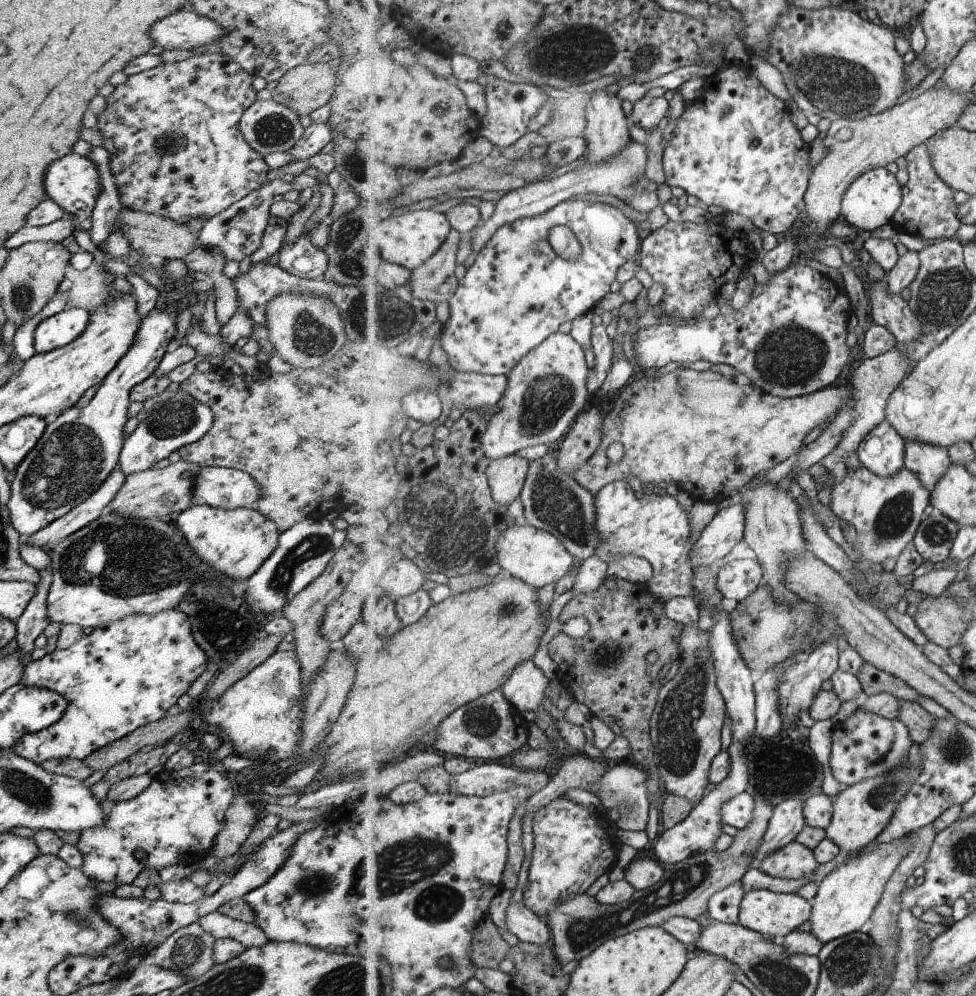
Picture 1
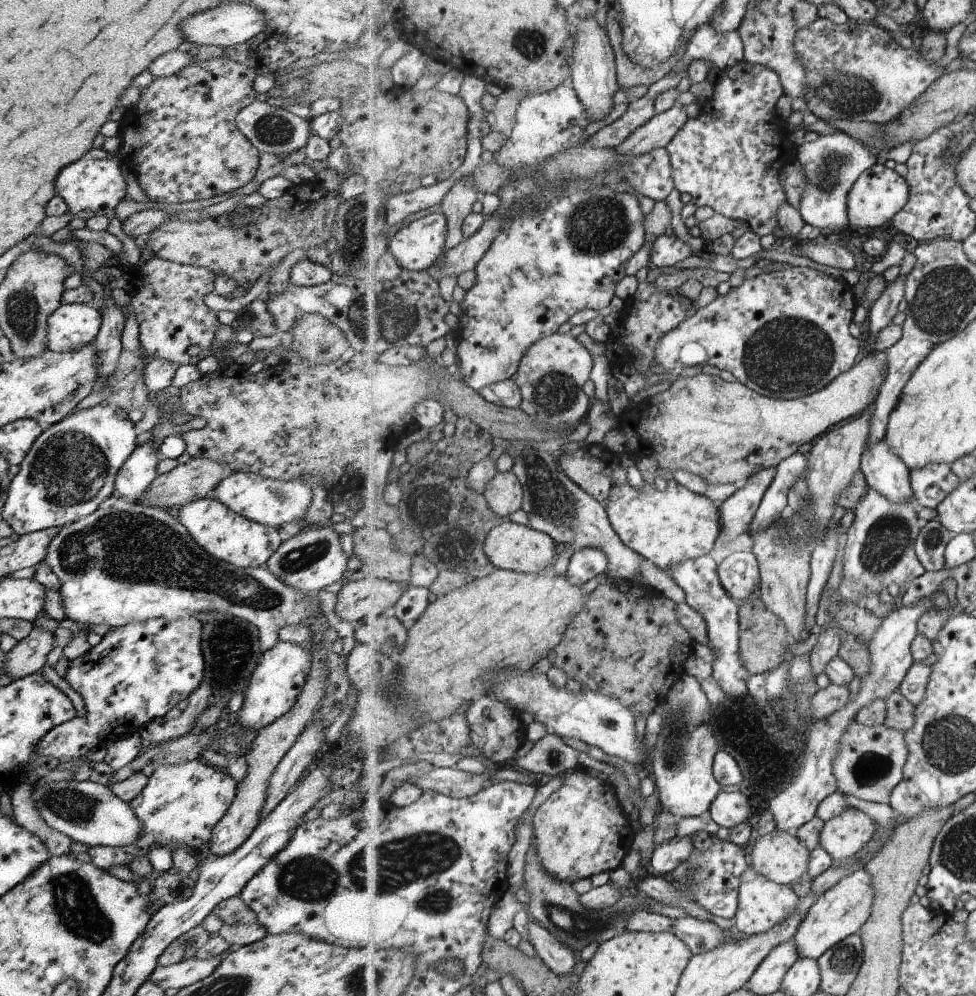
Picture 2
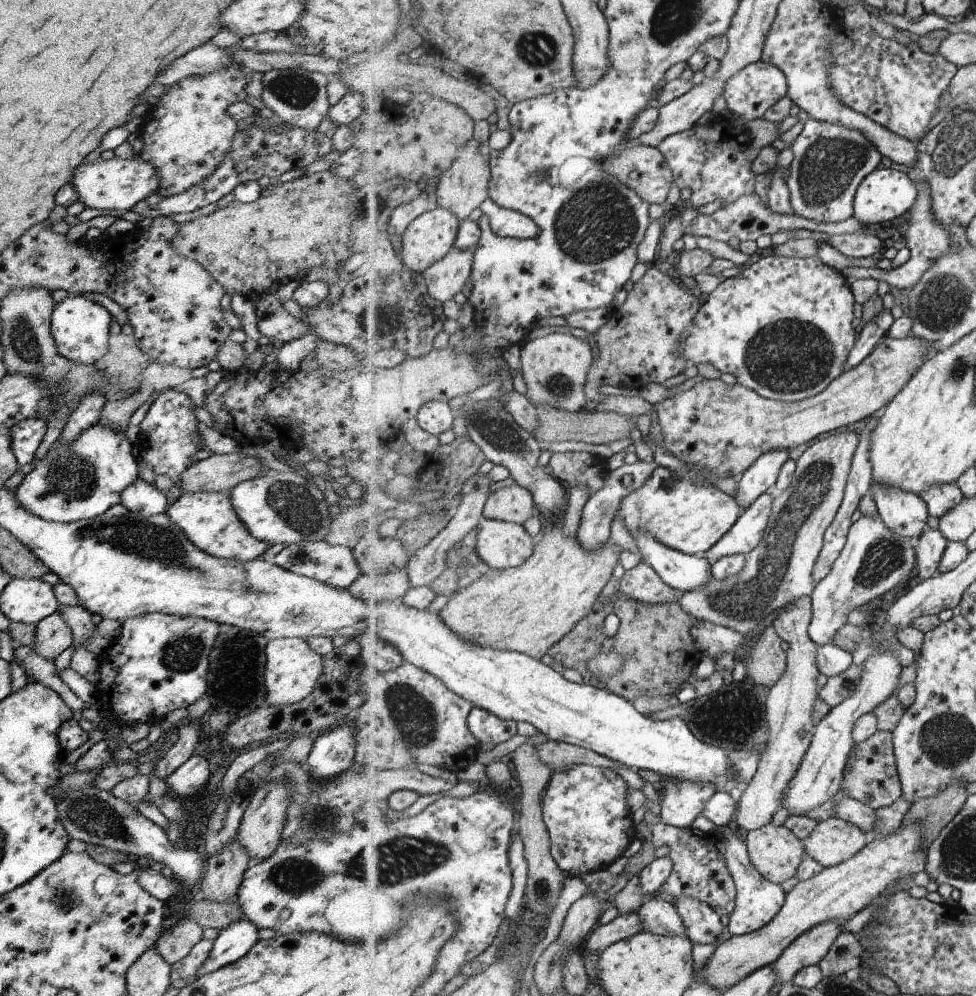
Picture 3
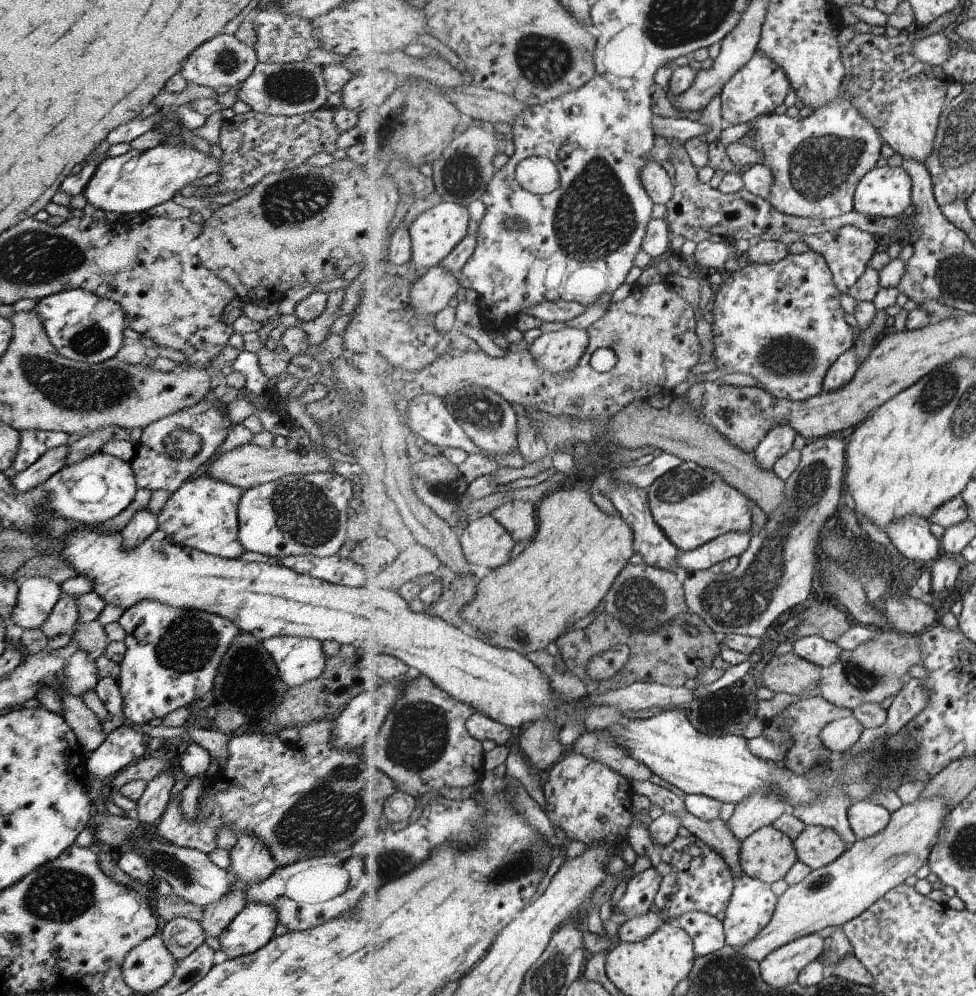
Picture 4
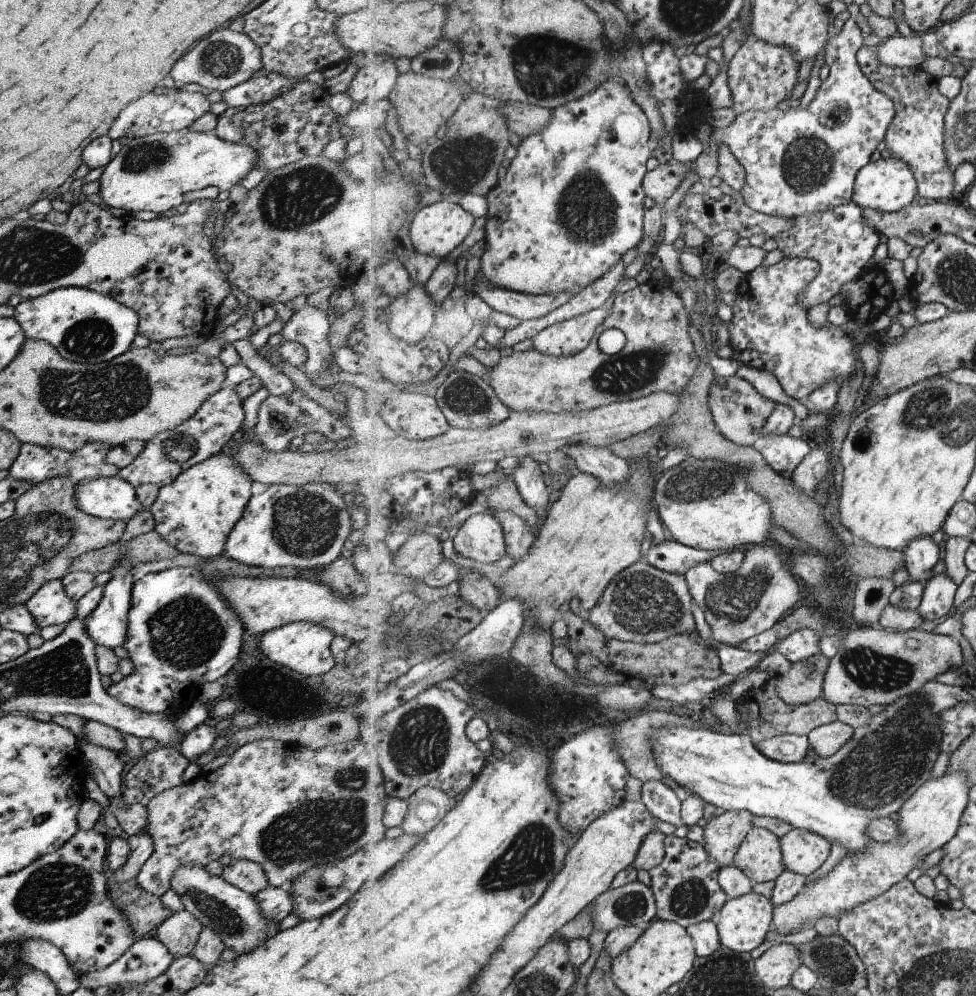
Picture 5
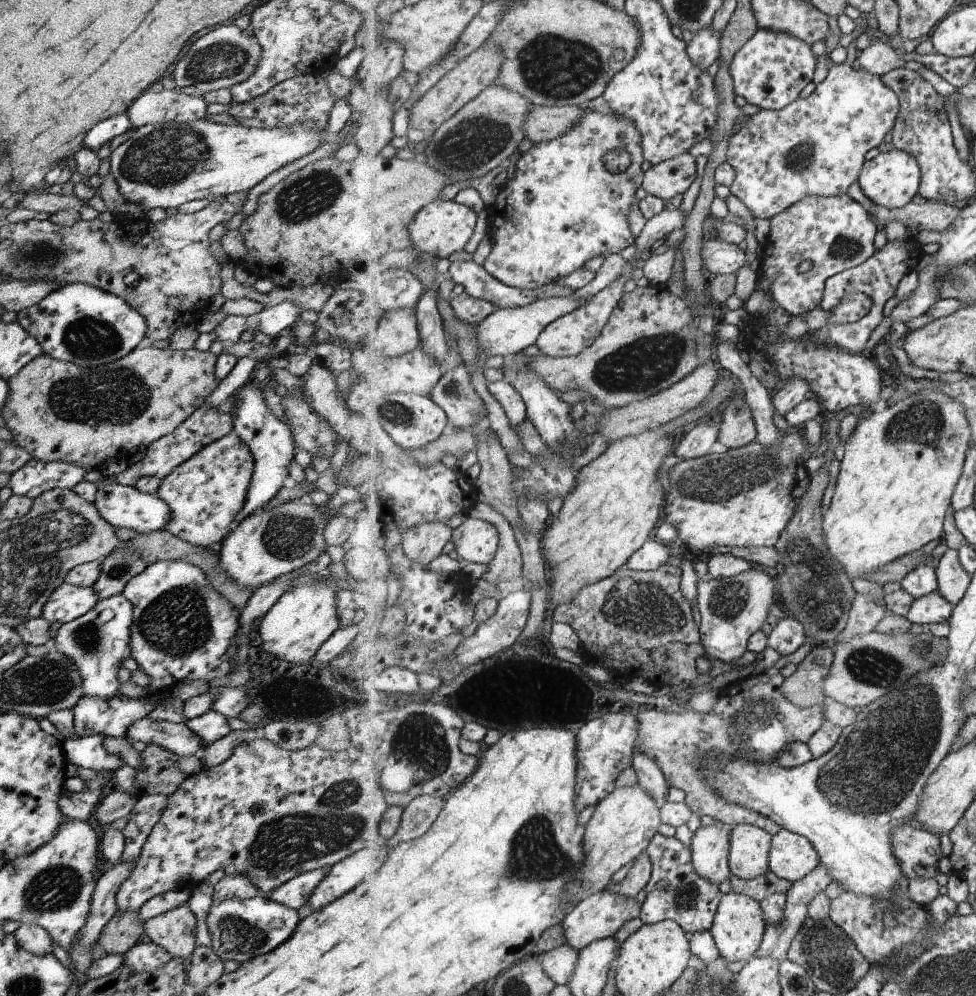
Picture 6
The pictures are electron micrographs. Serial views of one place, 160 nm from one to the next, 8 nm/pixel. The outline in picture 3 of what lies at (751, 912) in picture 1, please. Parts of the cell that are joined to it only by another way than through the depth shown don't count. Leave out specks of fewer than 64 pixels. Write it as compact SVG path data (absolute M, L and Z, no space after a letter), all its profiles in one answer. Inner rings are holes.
M734 825L719 827L717 833L723 836L725 844L725 862L735 882L737 890L737 903L735 911L730 915L728 930L732 936L749 934L759 931L770 924L782 911L786 904L787 892L780 883L773 883L766 880L759 874L758 869L751 864L750 853L746 846L745 837Z

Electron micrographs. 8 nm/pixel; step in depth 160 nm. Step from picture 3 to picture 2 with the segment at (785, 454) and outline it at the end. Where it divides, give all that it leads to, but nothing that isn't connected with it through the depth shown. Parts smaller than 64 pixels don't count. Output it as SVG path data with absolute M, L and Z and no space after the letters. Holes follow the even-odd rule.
M763 468L762 472L757 472L751 479L747 480L747 486L739 488L730 498L720 504L723 513L723 532L721 536L725 540L735 540L741 534L747 533L753 516L761 505L764 492L772 484L776 469Z

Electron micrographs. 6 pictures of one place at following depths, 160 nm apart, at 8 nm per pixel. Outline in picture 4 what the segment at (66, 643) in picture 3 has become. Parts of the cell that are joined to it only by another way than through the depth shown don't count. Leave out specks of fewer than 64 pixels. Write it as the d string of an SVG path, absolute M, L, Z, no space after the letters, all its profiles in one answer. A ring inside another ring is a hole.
M62 593L55 606L51 608L47 620L41 624L41 632L46 638L59 636L59 634L71 635L75 620L77 620L77 604L75 604L75 595Z

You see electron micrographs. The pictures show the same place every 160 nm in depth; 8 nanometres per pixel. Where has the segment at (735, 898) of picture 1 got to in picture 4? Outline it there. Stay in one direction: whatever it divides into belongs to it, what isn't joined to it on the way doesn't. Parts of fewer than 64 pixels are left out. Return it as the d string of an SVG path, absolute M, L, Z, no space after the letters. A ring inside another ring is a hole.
M634 822L629 832L629 844L635 852L647 852L655 870L661 874L661 887L655 898L655 909L667 914L672 921L677 921L691 912L705 912L715 917L721 912L726 913L733 892L734 880L731 869L725 858L713 847L702 842L696 836L688 838L676 837L669 846L657 846L648 834L648 827Z

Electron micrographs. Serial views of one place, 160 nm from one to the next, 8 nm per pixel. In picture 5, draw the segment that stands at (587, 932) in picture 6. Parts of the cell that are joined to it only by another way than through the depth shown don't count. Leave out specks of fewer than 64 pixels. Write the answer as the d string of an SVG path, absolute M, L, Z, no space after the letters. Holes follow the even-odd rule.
M632 882L607 890L591 904L593 928L608 933L617 928L651 922L657 917L657 906L651 885Z

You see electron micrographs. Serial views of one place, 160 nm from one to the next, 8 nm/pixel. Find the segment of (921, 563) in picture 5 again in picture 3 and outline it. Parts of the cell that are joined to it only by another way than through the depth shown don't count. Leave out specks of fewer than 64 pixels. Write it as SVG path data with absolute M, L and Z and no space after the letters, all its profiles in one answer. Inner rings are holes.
M872 482L871 489L878 513L888 528L914 541L925 534L930 515L921 496L879 482Z

